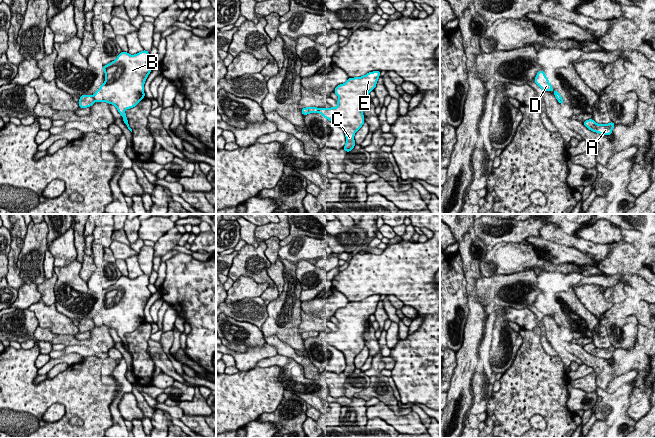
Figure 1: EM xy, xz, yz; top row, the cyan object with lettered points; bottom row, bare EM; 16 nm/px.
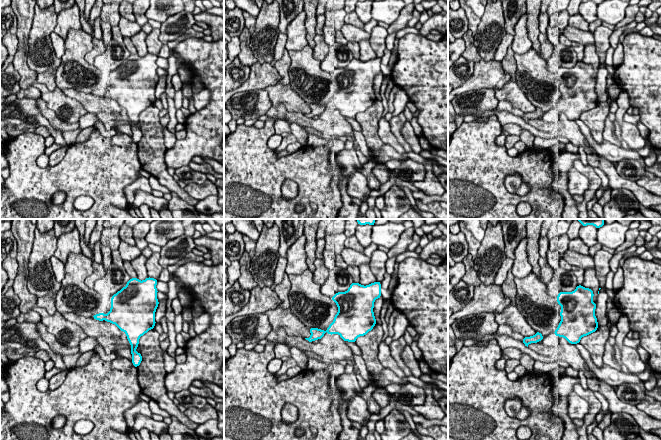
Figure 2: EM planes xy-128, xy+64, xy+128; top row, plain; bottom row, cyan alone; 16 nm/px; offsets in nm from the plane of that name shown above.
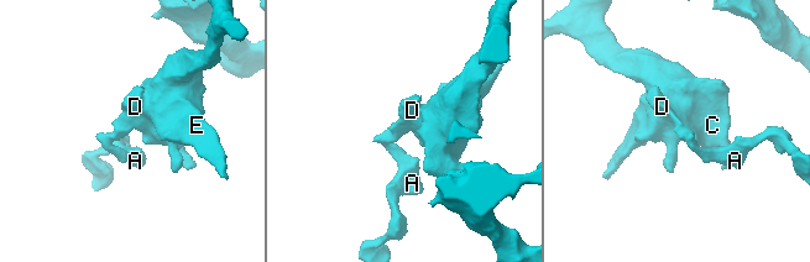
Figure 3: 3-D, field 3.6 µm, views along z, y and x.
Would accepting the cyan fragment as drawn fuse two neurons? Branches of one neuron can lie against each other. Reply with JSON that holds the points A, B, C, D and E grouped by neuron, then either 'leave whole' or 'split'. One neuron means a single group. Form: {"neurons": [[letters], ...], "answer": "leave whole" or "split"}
{"neurons": [["A", "D"], ["B", "C", "E"]], "answer": "split"}

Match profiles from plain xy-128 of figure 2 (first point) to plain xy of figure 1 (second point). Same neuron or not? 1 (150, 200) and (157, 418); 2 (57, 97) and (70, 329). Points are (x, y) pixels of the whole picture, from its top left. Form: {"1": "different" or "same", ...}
{"1": "different", "2": "same"}

